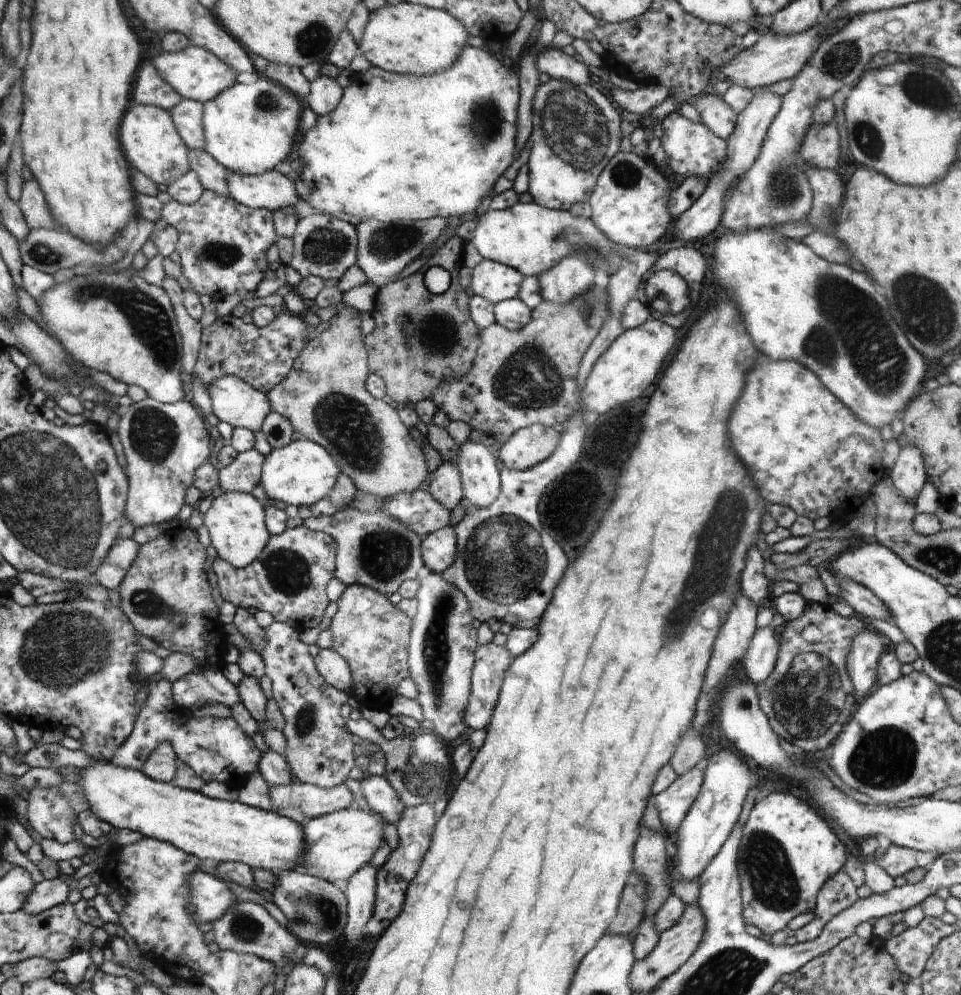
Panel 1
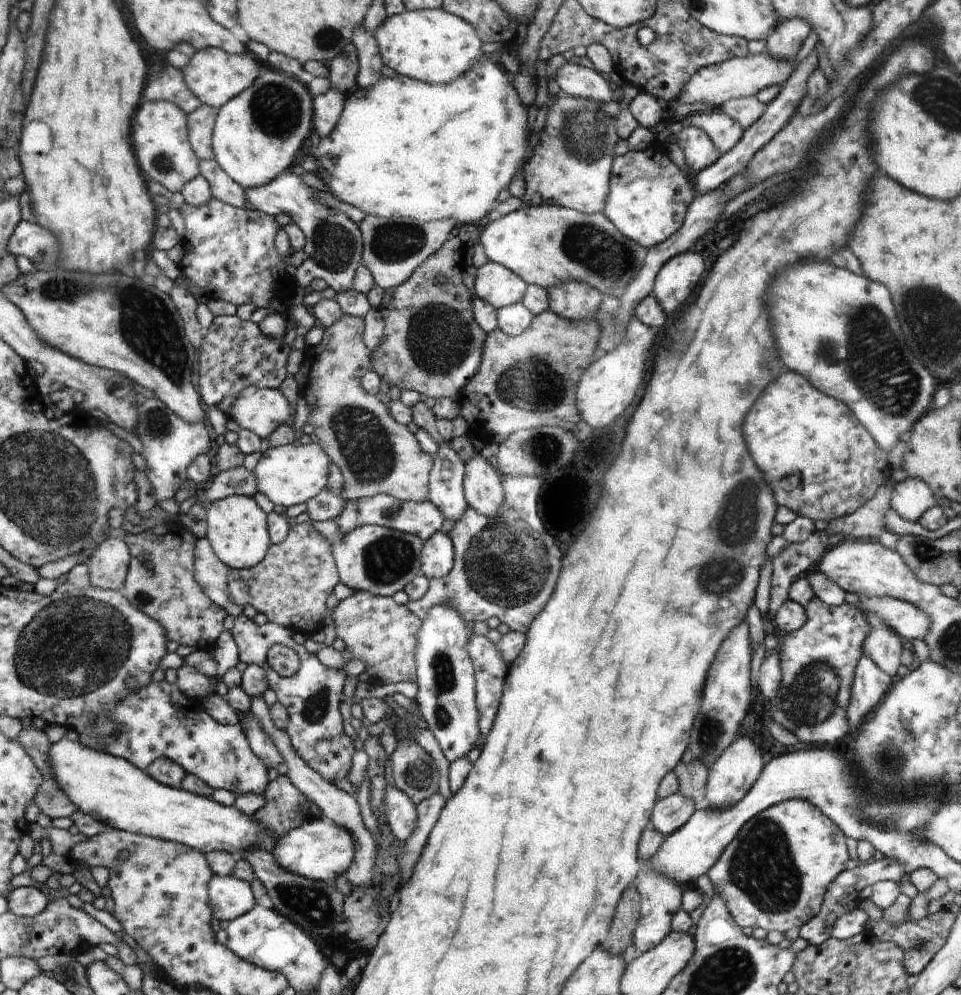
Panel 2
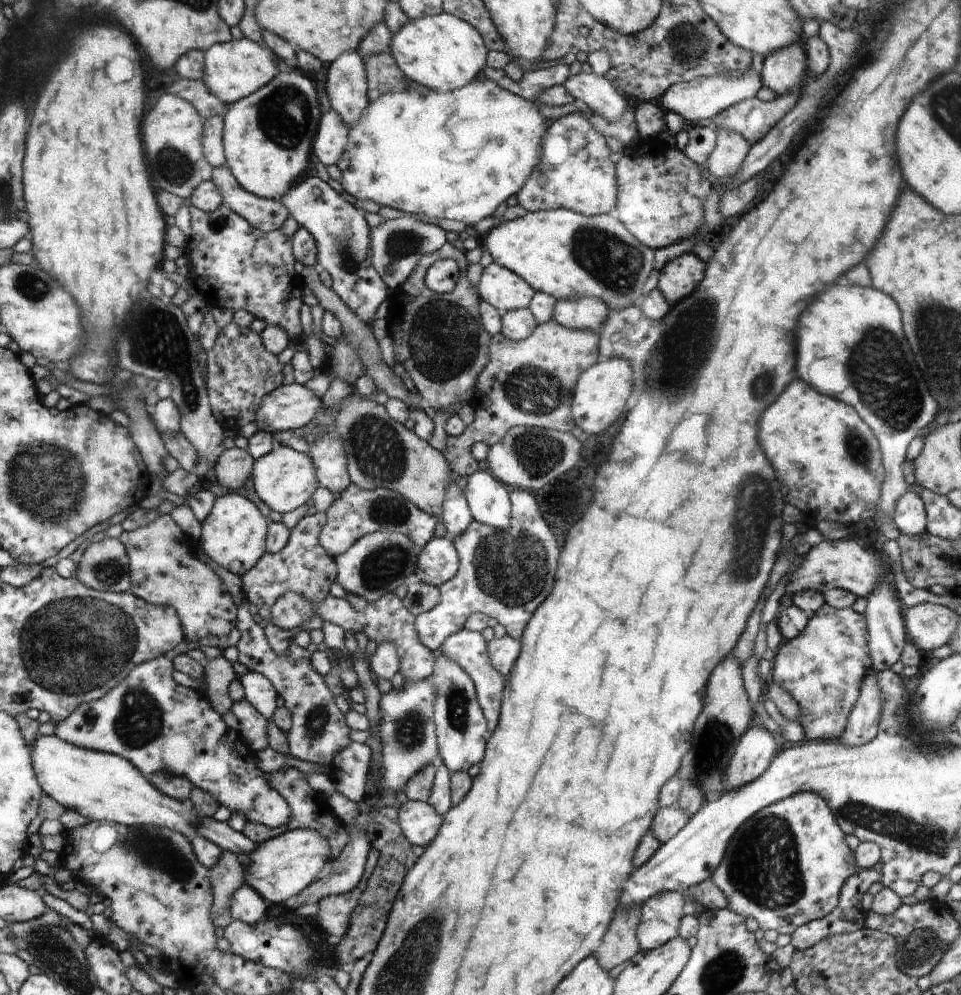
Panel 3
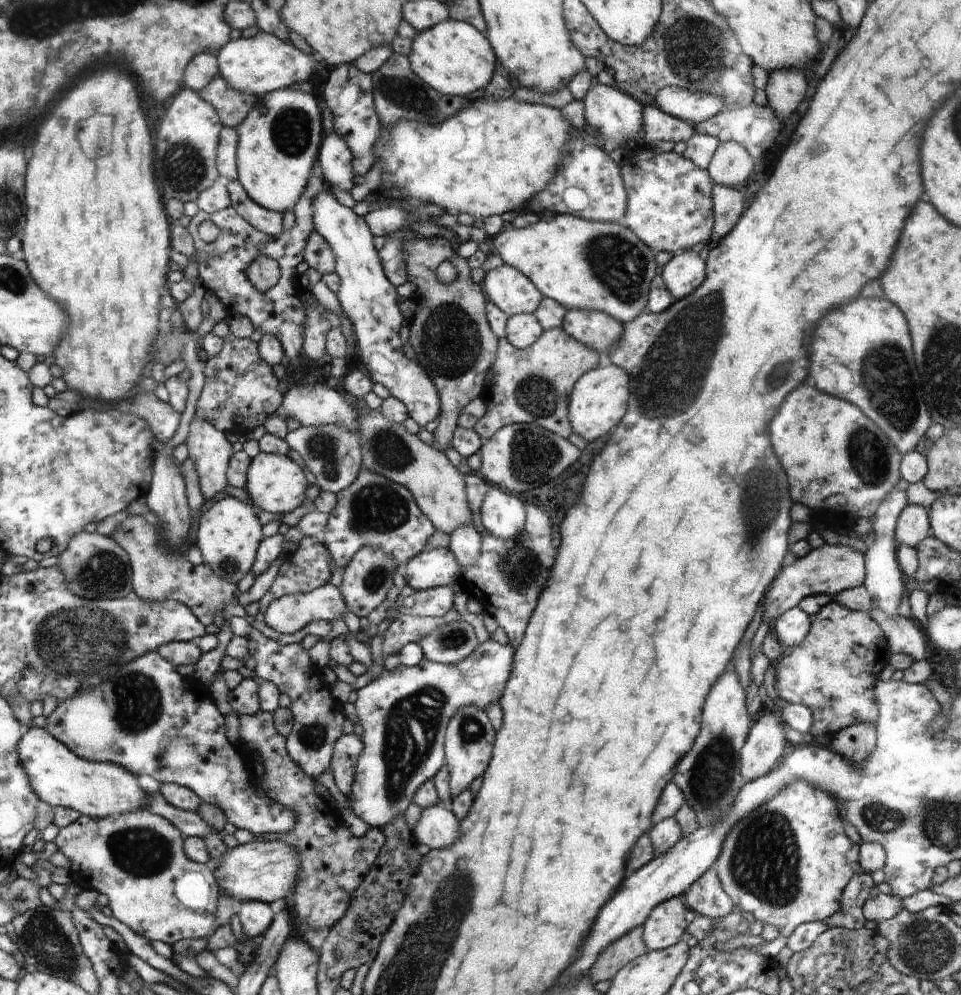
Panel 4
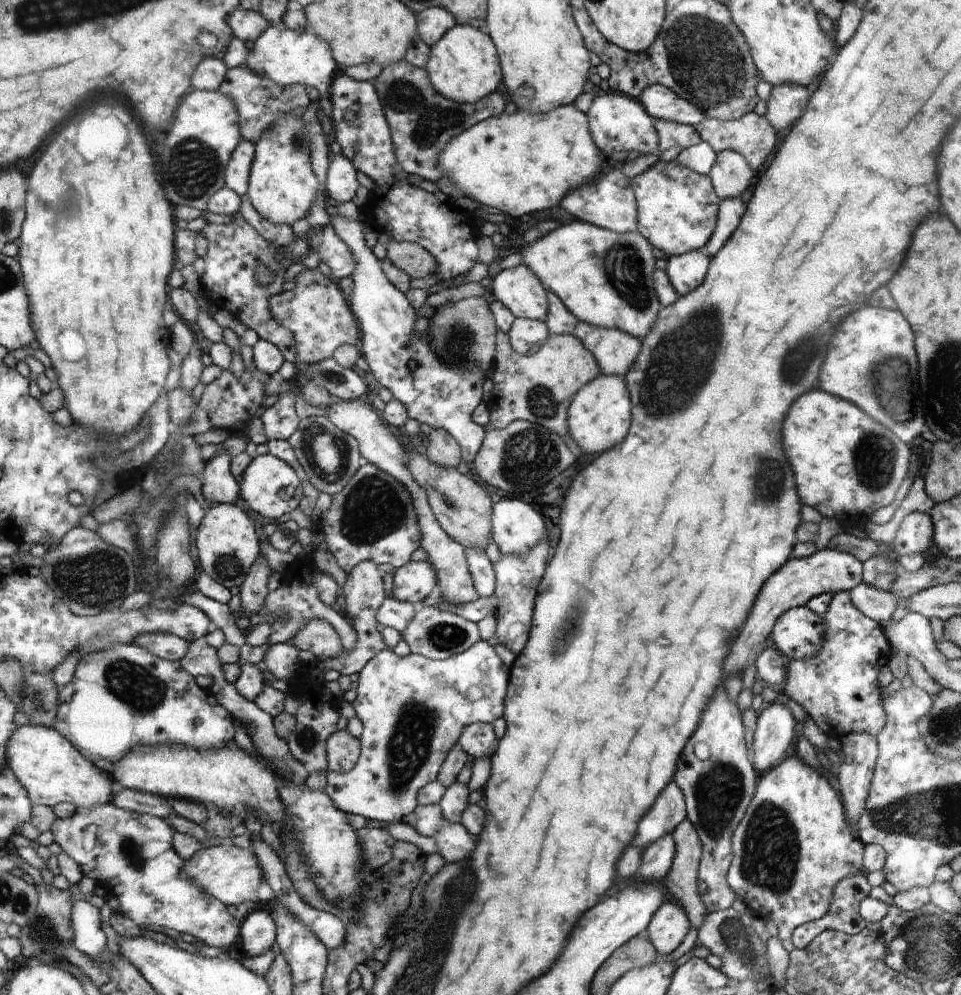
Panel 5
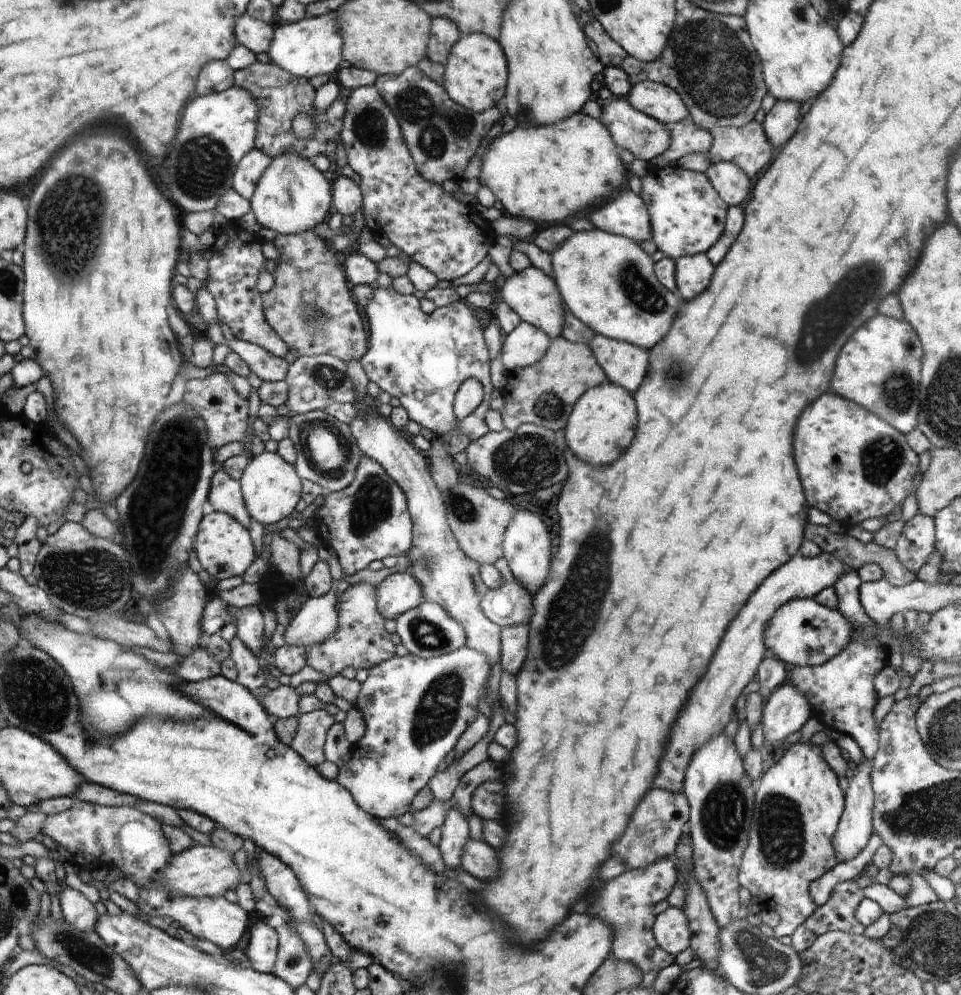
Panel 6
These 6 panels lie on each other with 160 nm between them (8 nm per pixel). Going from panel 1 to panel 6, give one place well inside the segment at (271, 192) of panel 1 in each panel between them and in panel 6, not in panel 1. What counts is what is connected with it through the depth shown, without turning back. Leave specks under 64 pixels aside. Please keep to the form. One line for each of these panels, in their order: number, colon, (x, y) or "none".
2: (335, 247)
3: (342, 234)
4: (369, 299)
5: (445, 397)
6: (422, 359)

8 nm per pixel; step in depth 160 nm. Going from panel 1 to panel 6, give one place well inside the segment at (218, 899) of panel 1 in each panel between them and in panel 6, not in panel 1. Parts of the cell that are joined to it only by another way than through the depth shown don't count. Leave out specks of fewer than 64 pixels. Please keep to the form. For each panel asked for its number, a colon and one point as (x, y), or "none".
2: (230, 897)
3: (246, 905)
4: (256, 917)
5: (258, 929)
6: (262, 949)

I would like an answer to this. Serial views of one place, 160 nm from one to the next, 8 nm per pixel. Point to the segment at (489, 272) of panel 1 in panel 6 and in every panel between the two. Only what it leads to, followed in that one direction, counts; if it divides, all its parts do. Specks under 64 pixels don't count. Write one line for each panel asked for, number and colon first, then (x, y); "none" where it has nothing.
2: (500, 286)
3: (506, 291)
4: (513, 292)
5: (518, 288)
6: (531, 293)

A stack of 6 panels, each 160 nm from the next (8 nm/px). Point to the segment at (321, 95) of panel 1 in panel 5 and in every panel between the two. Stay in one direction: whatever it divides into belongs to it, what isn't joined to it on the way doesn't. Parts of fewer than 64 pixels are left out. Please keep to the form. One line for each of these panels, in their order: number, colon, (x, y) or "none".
2: (328, 106)
3: (331, 141)
4: (335, 159)
5: (341, 184)

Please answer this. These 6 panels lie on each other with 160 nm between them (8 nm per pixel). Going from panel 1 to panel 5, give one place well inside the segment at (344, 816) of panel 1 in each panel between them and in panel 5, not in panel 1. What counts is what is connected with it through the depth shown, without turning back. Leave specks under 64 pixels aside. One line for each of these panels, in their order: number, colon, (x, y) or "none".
2: (321, 850)
3: (281, 867)
4: (261, 871)
5: (233, 875)

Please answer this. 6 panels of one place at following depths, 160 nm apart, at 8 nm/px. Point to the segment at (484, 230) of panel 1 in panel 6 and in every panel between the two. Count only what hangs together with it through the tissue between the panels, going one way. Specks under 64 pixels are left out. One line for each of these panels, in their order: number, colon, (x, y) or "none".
2: (547, 245)
3: (565, 254)
4: (583, 264)
5: (604, 278)
6: (607, 281)

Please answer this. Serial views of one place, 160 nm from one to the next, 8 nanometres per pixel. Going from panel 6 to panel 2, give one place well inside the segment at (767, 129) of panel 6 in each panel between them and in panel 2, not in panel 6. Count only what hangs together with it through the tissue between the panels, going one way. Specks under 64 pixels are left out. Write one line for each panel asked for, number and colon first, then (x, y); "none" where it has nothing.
2: (784, 43)
3: (783, 71)
4: (786, 88)
5: (786, 103)

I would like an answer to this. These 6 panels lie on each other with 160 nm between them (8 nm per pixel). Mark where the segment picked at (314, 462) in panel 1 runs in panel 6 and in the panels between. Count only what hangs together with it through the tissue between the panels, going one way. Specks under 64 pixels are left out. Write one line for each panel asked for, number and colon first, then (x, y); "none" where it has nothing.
2: (289, 474)
3: (284, 479)
4: (276, 484)
5: (271, 488)
6: (271, 487)

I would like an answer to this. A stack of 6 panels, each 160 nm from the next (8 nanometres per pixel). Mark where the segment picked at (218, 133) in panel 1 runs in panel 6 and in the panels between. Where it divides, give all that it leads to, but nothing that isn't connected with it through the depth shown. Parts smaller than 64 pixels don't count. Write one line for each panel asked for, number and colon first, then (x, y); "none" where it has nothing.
2: (257, 132)
3: (267, 136)
4: (279, 139)
5: (283, 187)
6: (292, 196)

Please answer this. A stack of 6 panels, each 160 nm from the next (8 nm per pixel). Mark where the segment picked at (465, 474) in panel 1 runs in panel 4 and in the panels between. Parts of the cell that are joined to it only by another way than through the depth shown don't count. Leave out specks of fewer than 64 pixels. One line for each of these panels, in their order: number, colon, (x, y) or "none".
2: (483, 492)
3: (487, 497)
4: (503, 515)

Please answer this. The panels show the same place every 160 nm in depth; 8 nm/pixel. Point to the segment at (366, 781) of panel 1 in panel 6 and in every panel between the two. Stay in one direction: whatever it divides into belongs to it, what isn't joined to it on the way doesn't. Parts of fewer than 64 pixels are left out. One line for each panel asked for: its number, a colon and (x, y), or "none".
2: (401, 814)
3: (420, 823)
4: (438, 828)
5: (455, 843)
6: (479, 859)

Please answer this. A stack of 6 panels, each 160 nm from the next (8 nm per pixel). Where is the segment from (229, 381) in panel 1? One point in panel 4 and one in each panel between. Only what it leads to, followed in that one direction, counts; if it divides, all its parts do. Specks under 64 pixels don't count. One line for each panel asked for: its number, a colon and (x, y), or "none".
2: (262, 411)
3: (292, 406)
4: (312, 404)

